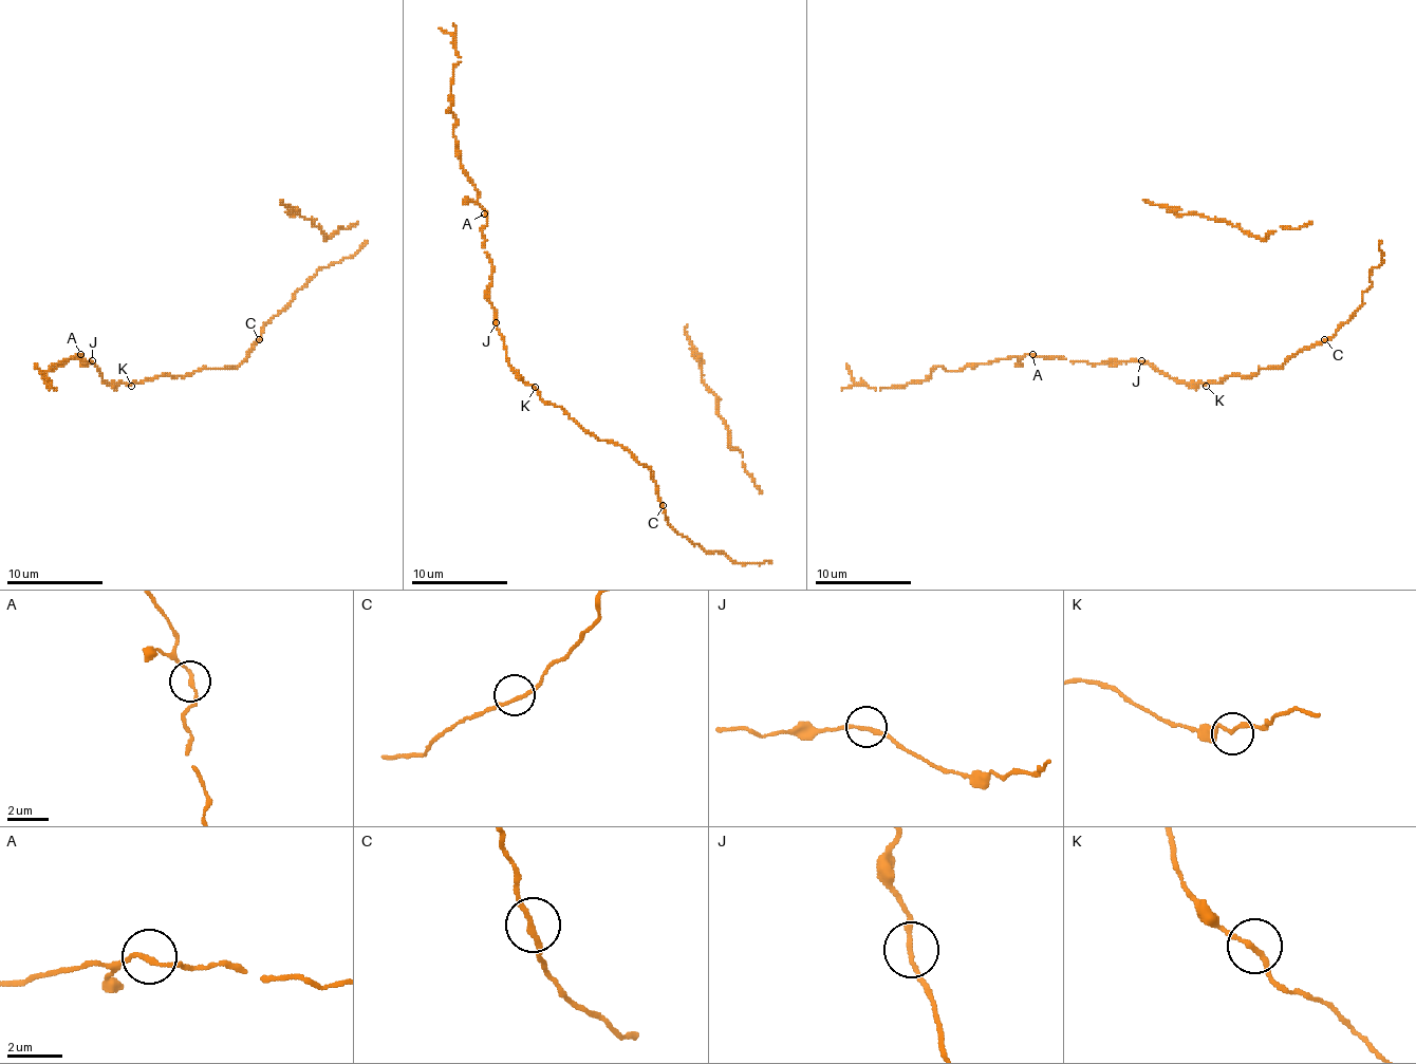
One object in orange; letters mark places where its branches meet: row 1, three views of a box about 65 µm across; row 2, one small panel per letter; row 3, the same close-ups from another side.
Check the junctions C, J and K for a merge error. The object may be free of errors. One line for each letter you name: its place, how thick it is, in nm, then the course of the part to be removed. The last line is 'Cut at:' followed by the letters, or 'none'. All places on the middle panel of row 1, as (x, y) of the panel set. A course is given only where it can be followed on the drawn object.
Cut at: none

